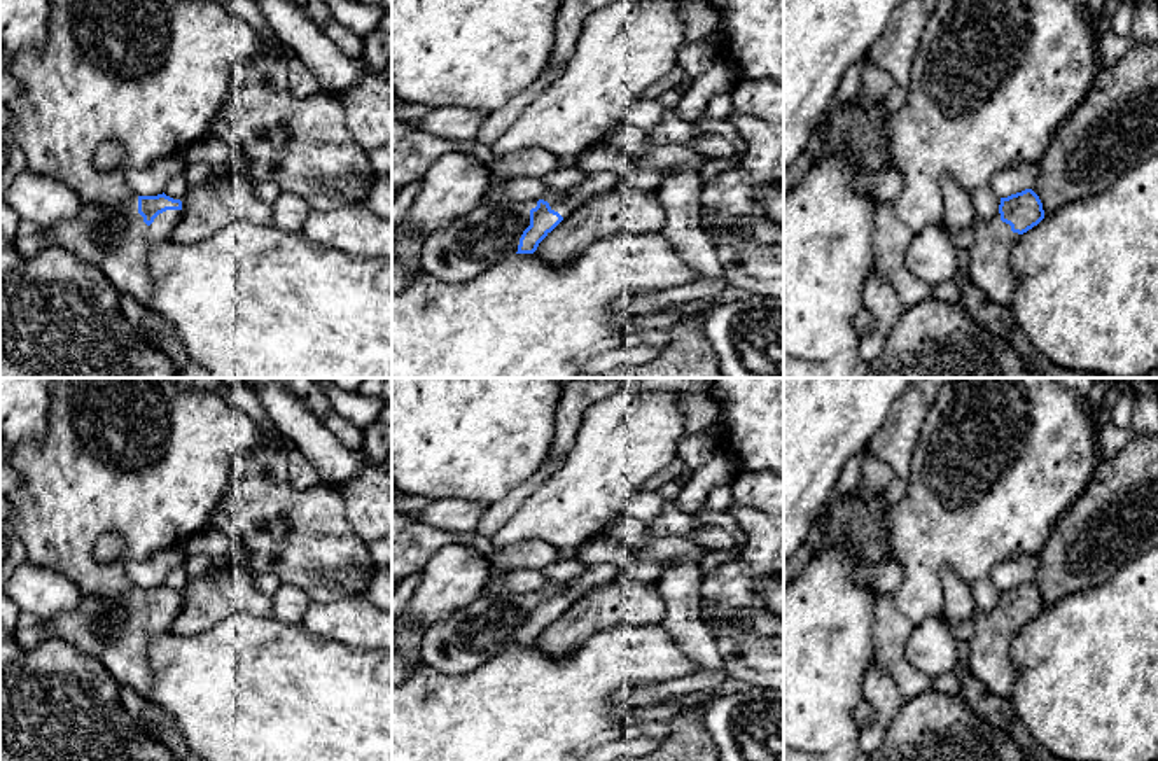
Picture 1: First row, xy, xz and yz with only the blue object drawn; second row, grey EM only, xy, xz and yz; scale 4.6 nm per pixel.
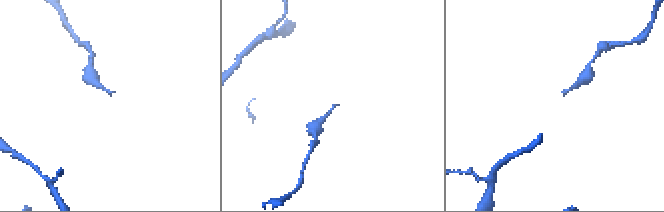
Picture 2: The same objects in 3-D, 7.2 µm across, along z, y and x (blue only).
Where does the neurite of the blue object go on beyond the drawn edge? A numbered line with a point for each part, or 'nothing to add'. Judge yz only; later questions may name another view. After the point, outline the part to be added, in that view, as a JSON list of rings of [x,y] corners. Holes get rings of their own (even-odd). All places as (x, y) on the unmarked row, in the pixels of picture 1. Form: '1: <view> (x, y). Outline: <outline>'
1: yz (990, 662). Outline: [[[999,604],[985,614],[976,611],[973,621],[974,635],[967,642],[969,670],[990,693],[1009,696],[1018,675],[1011,644],[1022,626],[1013,625]]]

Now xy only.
1: xy (114, 630). Outline: [[[133,584],[128,591],[114,597],[89,597],[82,593],[75,609],[42,623],[49,637],[65,640],[80,653],[100,660],[119,688],[129,688],[147,696],[156,684],[149,658],[150,642],[171,632],[180,607],[182,602],[166,602],[147,618],[138,605],[138,586]]]

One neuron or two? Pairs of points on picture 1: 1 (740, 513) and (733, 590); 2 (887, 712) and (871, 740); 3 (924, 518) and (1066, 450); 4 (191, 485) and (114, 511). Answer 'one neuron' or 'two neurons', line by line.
1: one neuron
2: one neuron
3: one neuron
4: one neuron

